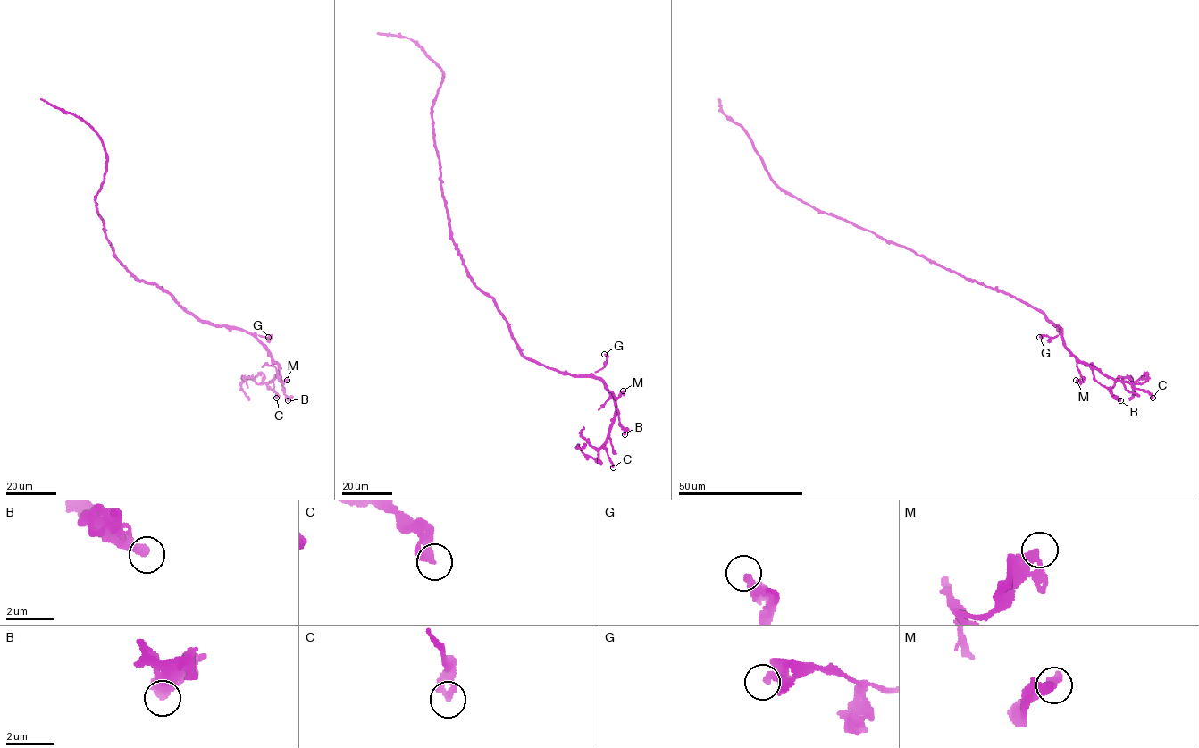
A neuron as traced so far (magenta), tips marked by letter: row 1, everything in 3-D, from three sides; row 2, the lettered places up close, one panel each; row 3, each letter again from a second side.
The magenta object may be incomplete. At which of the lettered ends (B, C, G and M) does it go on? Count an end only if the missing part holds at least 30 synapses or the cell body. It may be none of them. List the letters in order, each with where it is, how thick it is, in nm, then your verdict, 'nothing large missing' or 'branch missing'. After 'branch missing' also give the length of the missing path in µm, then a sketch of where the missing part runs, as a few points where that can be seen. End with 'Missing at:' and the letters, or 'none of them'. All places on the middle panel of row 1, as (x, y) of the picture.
B: (624, 434) | 320 nm | nothing large missing
C: (613, 467) | 300 nm | nothing large missing
G: (604, 354) | 320 nm | nothing large missing
M: (623, 390) | 320 nm | nothing large missing
Missing at: none of them

